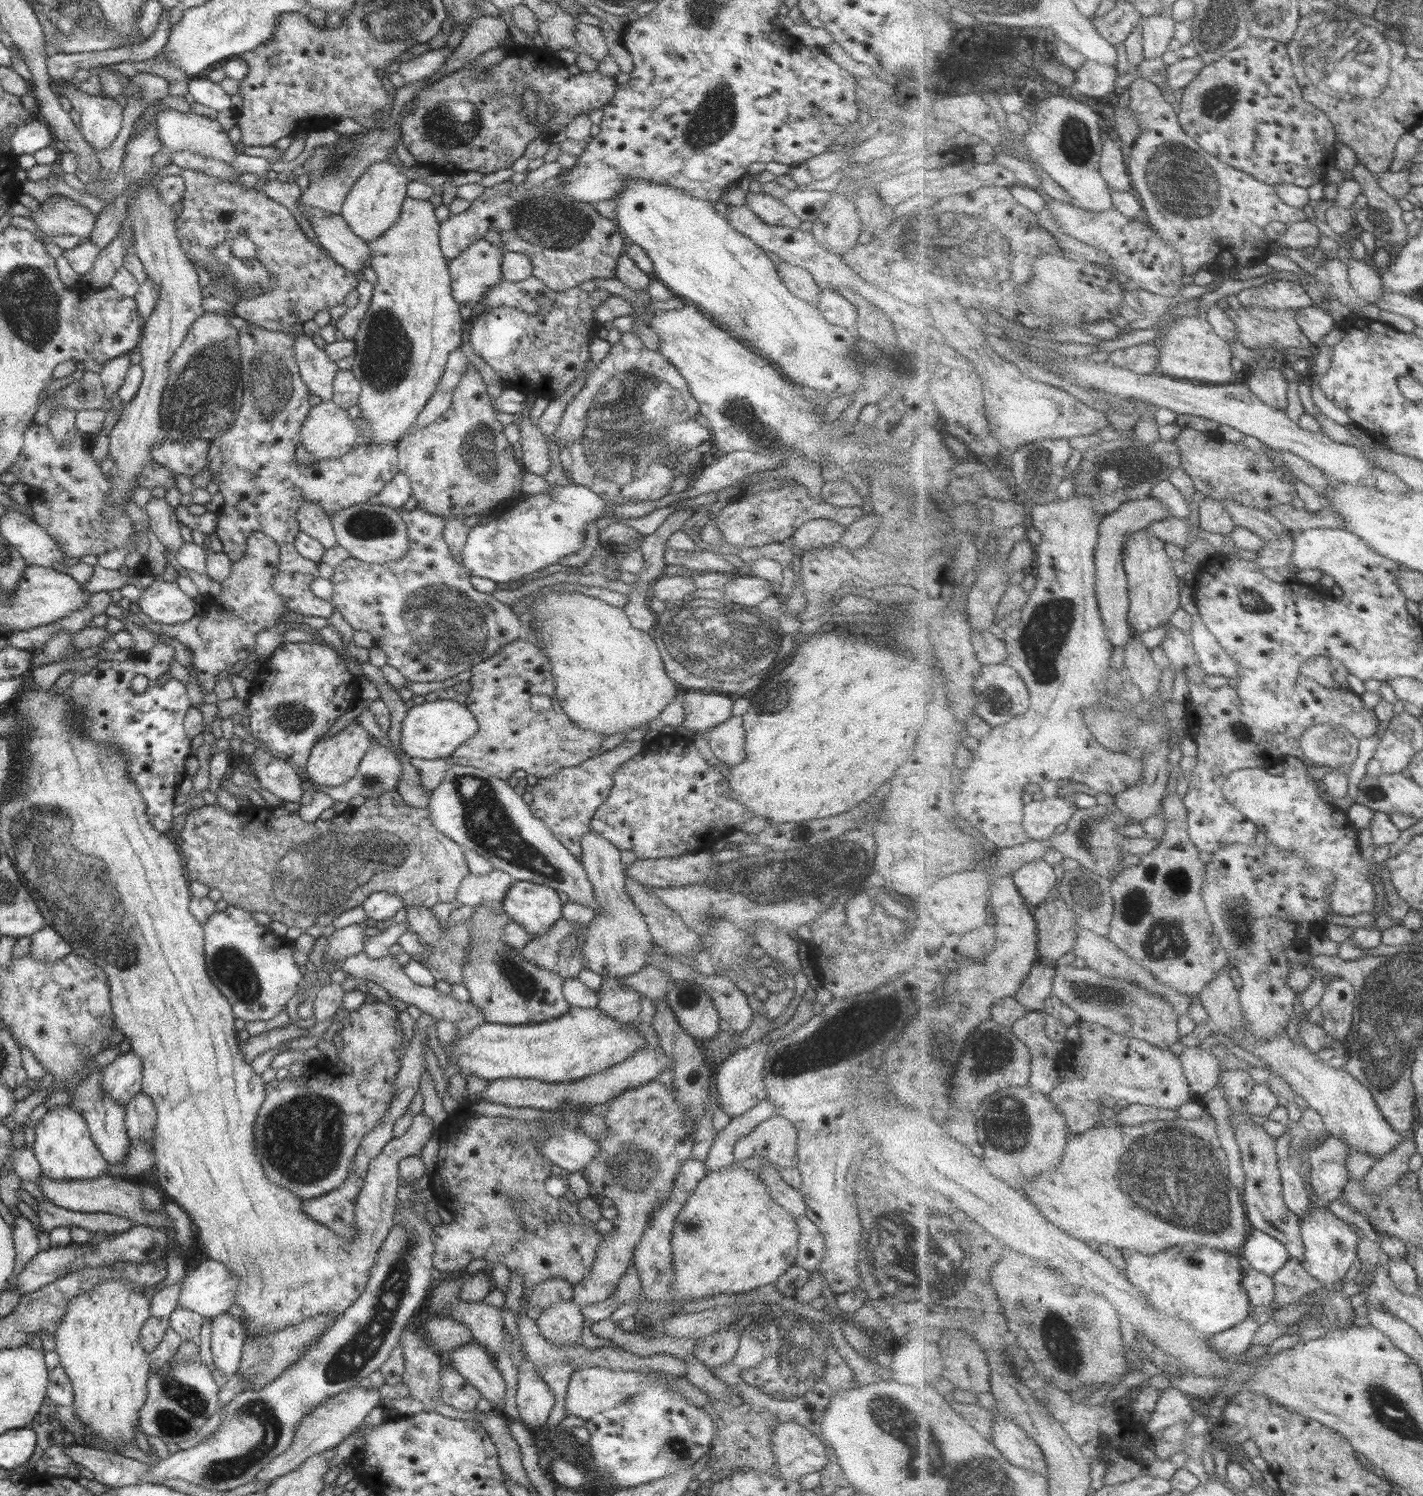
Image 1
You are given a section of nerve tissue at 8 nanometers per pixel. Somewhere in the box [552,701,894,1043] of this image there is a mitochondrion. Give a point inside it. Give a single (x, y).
(809, 875)

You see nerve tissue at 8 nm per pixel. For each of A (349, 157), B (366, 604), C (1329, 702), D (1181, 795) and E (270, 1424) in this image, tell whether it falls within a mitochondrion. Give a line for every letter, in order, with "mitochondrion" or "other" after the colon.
A: mitochondrion
B: other
C: mitochondrion
D: other
E: mitochondrion

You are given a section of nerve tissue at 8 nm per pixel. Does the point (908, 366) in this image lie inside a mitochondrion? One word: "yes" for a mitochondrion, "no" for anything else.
yes

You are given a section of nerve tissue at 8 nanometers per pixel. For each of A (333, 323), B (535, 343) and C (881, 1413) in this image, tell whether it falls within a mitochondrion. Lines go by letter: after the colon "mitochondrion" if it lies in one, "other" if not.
A: other
B: mitochondrion
C: mitochondrion

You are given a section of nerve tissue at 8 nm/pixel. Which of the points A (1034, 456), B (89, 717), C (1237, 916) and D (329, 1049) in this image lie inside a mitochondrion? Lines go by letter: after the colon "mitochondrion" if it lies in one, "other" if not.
A: other
B: mitochondrion
C: mitochondrion
D: other

